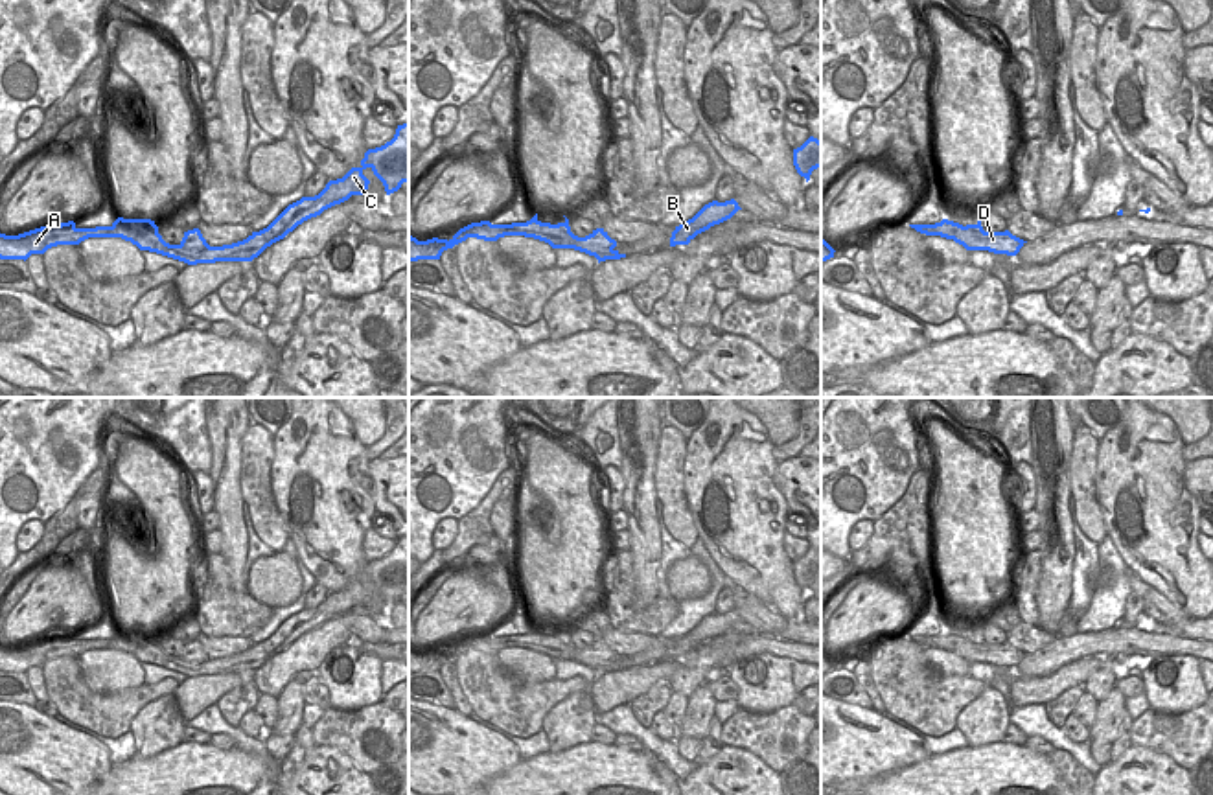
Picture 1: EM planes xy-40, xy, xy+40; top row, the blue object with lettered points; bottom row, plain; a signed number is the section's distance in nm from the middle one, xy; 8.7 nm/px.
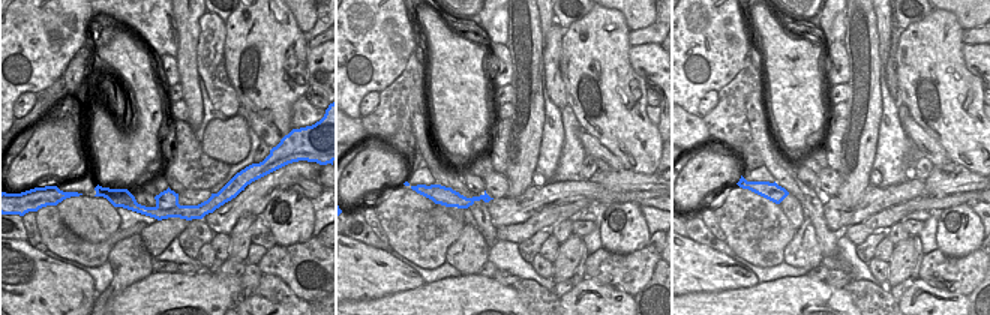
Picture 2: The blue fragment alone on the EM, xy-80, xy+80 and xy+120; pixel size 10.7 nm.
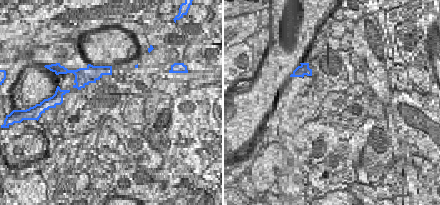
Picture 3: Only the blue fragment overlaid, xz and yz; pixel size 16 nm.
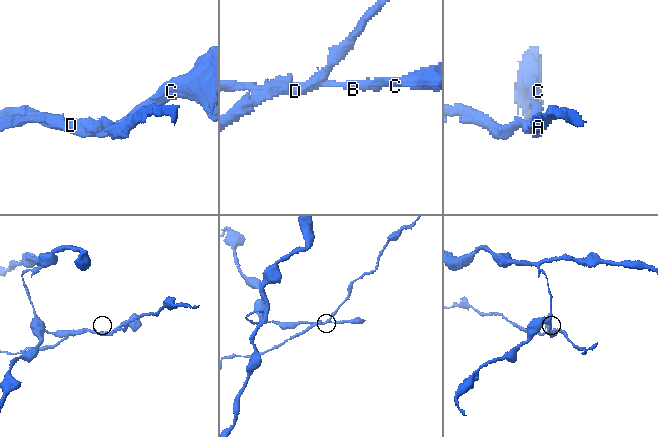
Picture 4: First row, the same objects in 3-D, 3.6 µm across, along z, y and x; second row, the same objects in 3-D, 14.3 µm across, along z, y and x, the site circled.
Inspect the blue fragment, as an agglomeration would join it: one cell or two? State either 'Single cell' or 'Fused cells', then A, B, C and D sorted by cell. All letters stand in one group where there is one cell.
Fused cells. Groups: A B C / D.

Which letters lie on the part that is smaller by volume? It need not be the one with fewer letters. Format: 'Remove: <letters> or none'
Remove: D

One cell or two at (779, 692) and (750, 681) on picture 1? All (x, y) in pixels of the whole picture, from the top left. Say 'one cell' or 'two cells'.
one cell

